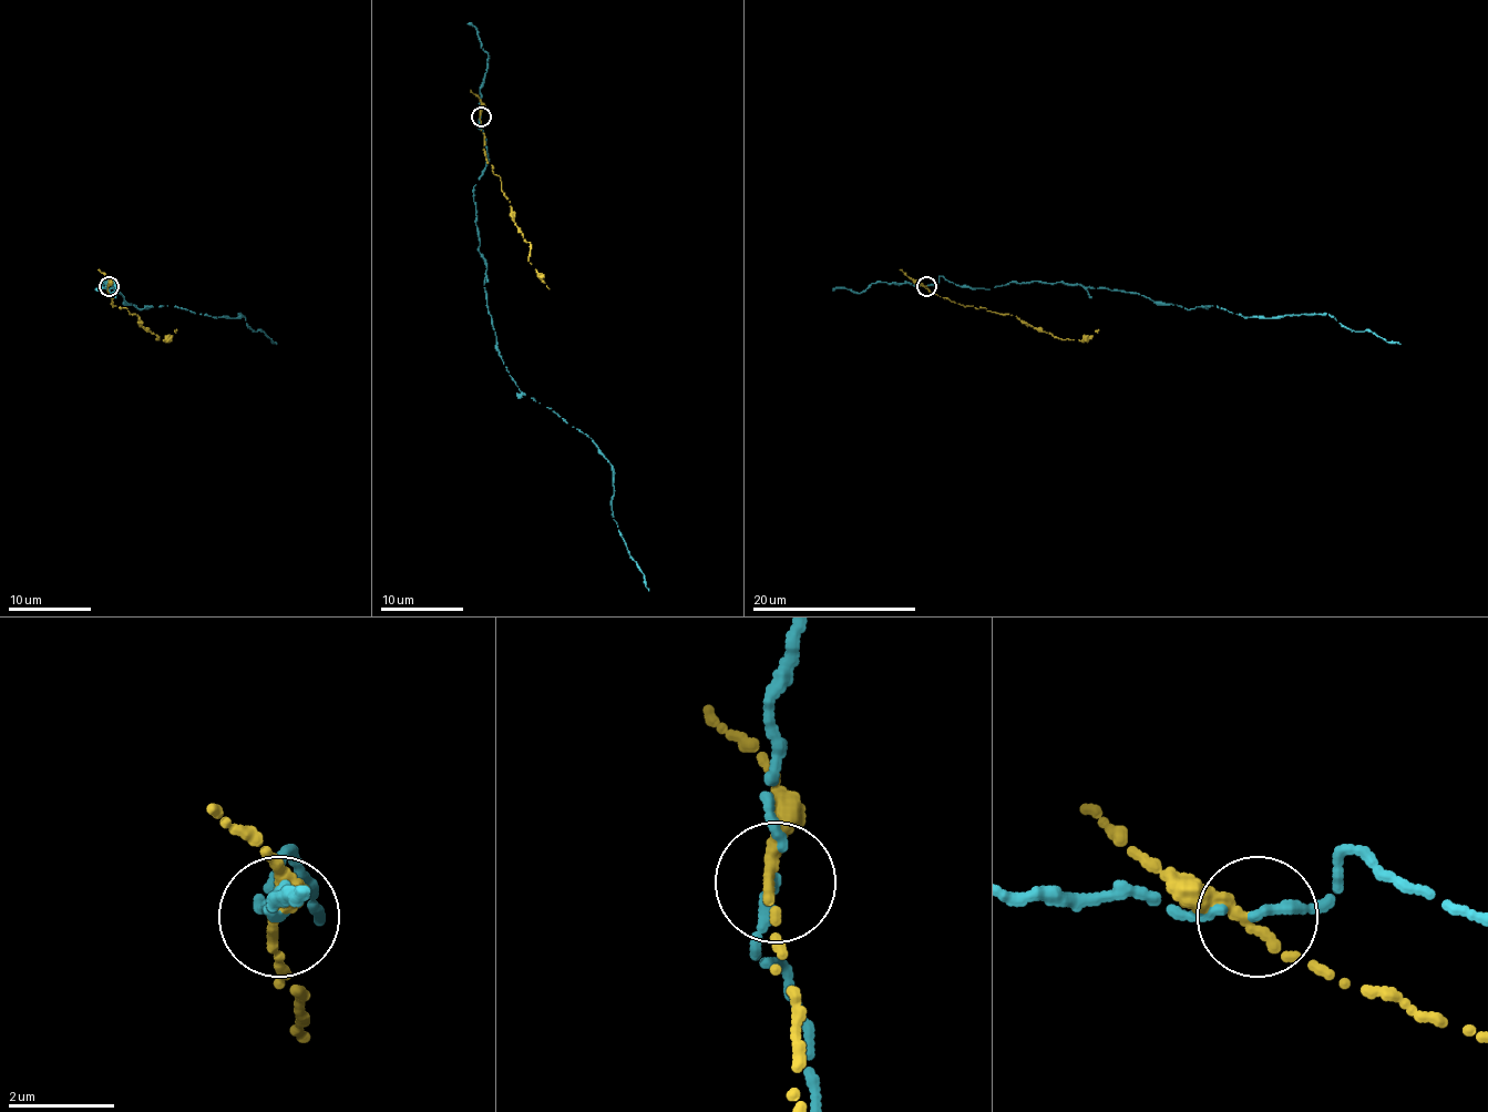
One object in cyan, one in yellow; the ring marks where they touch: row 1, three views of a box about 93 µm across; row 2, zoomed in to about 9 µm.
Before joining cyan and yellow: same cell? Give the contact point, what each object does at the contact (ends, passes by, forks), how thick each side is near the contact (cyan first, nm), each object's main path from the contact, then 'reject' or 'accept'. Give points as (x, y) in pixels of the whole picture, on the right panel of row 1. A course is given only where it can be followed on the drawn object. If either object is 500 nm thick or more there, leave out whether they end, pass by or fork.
place (926, 286); cyan passes by; yellow passes by; calibres 180 and 200 nm; course cyan (926, 285), (941, 275), (989, 289), (1061, 282), (1243, 316), (1330, 314), (1352, 330), (1399, 343); course yellow (926, 285), (942, 298), (1013, 314), (1059, 339), (1087, 342), (1099, 328); reject

